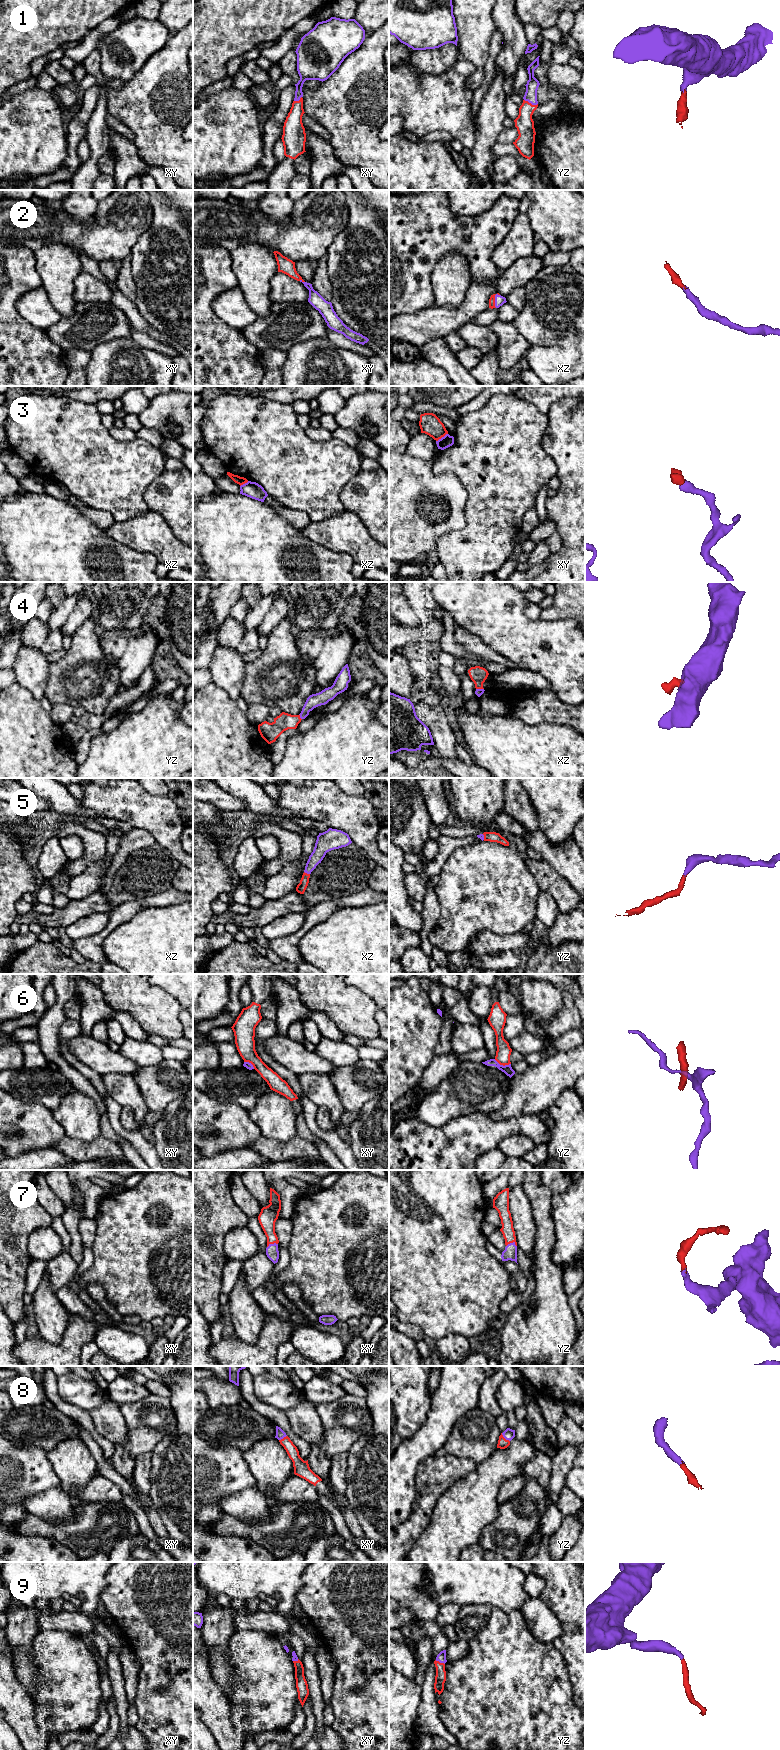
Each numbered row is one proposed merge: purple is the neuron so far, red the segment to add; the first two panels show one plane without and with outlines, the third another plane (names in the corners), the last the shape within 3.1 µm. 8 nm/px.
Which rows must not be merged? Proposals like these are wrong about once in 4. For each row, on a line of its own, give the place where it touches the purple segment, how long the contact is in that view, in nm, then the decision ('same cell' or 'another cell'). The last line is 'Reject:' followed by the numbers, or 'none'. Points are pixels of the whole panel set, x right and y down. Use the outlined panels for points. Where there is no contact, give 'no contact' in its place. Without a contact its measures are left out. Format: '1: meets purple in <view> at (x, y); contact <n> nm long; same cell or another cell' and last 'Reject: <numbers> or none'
1: meets purple in yz at (531, 103); contact 120 nm long; same cell
2: meets purple in xz at (495, 300); contact 120 nm long; same cell
3: meets purple in xy at (442, 437); contact 120 nm long; another cell
4: meets purple in yz at (300, 717); contact 50 nm long; same cell
5: meets purple in xz at (307, 873); contact 50 nm long; same cell
6: meets purple in yz at (502, 1065); contact 140 nm long; another cell
7: meets purple in yz at (511, 1243); contact 90 nm long; same cell
8: meets purple in yz at (505, 1438); contact 100 nm long; same cell
9: meets purple in yz at (440, 1662); contact 90 nm long; same cell
Reject: 3, 6

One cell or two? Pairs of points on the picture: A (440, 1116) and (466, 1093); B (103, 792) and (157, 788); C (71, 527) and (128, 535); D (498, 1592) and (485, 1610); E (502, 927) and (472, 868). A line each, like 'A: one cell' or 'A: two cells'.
A: one cell
B: two cells
C: two cells
D: two cells
E: one cell

